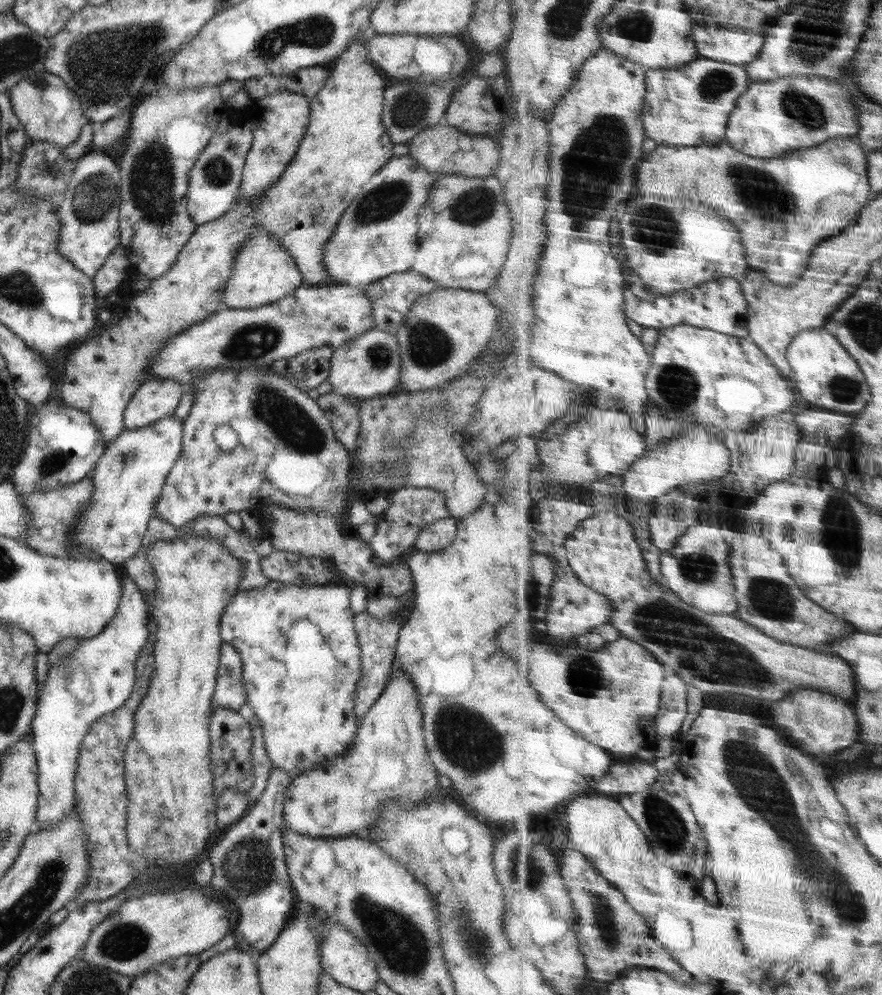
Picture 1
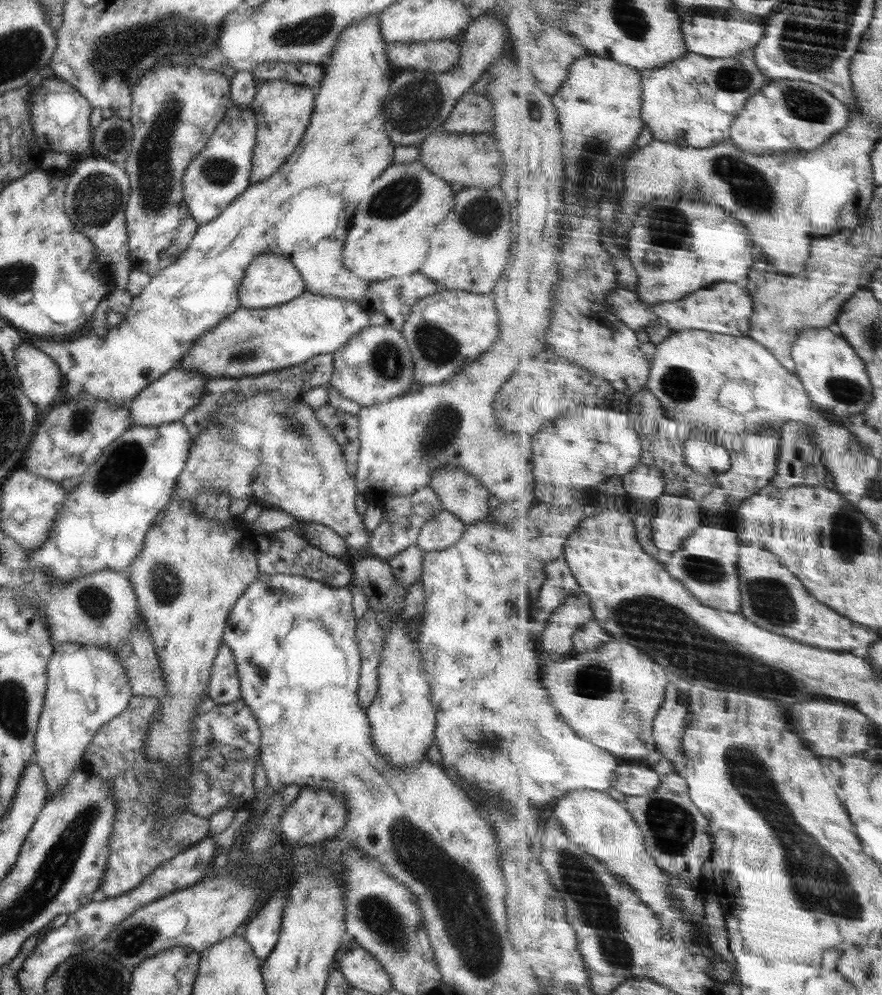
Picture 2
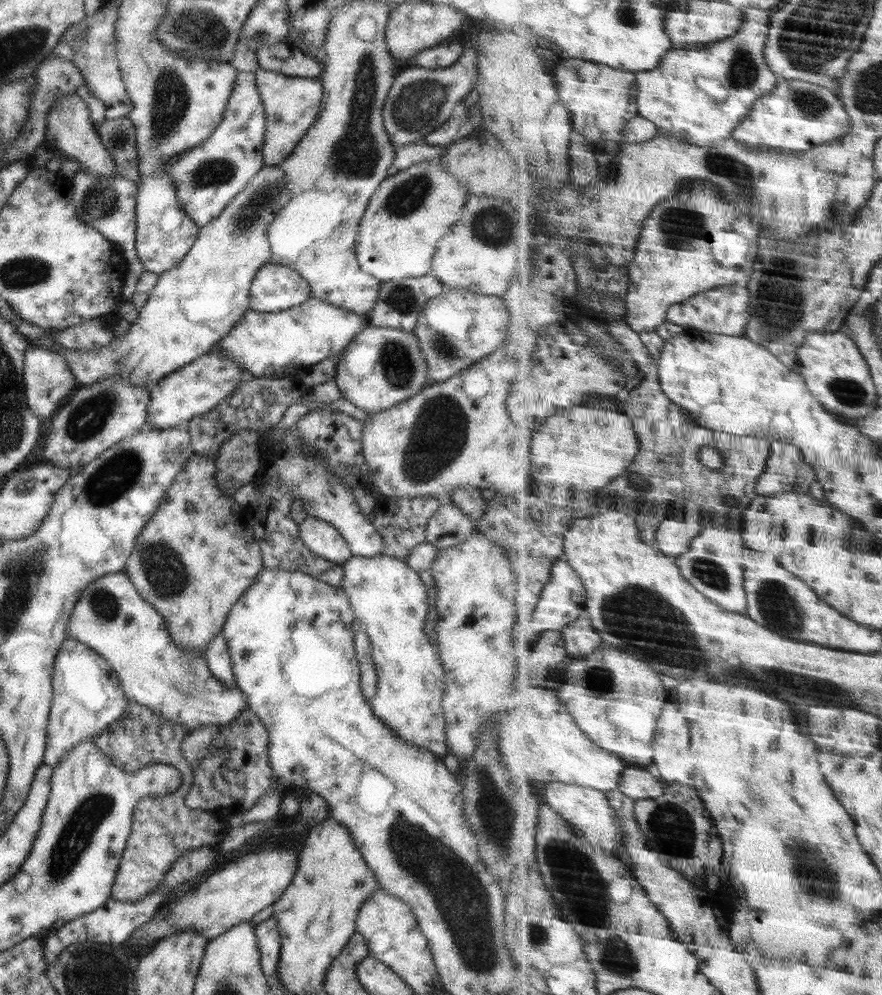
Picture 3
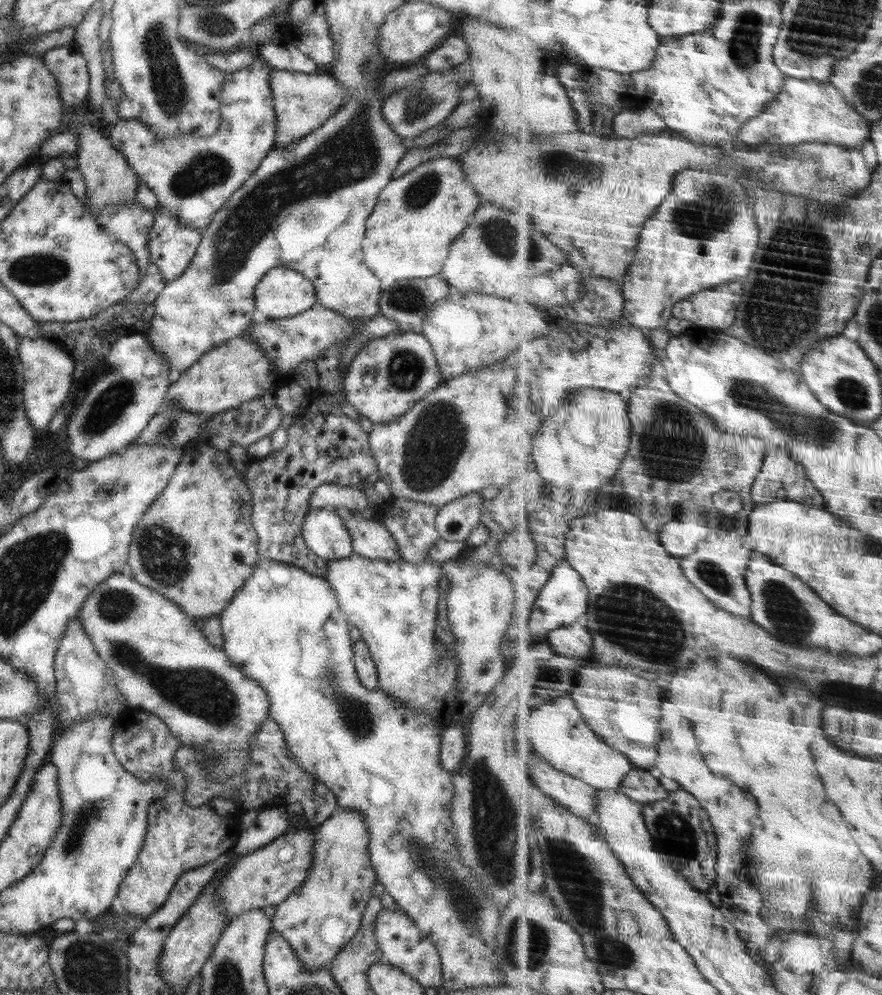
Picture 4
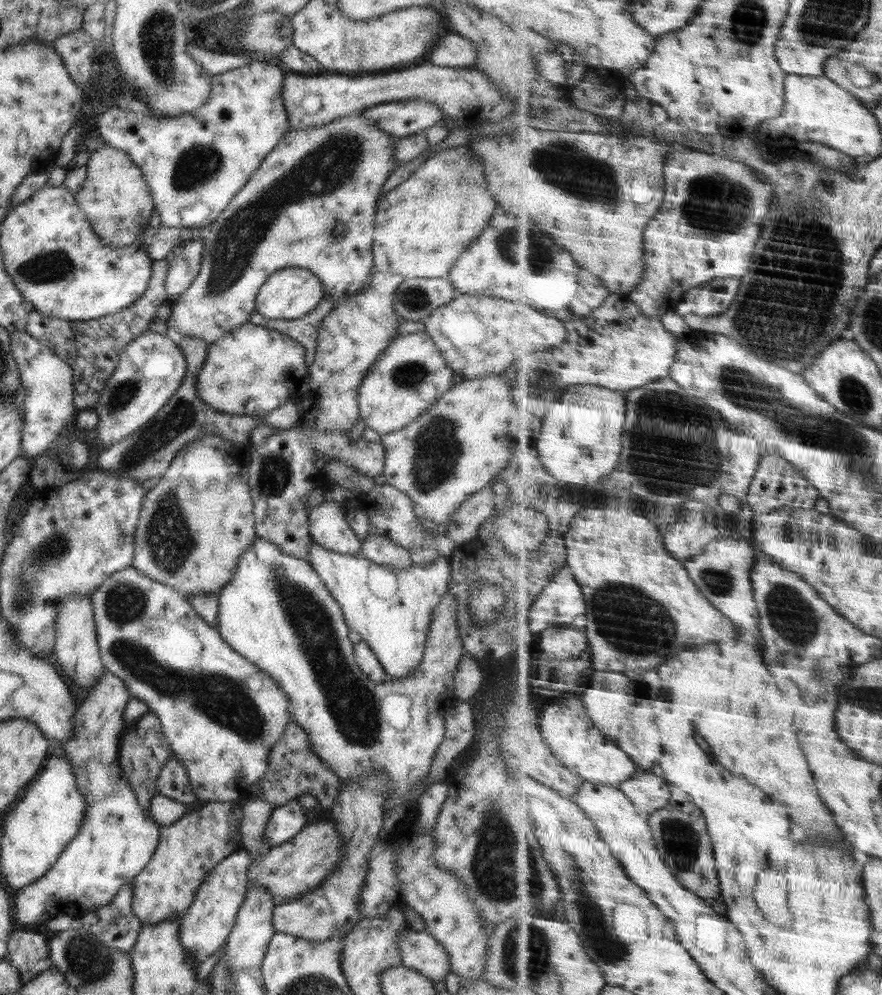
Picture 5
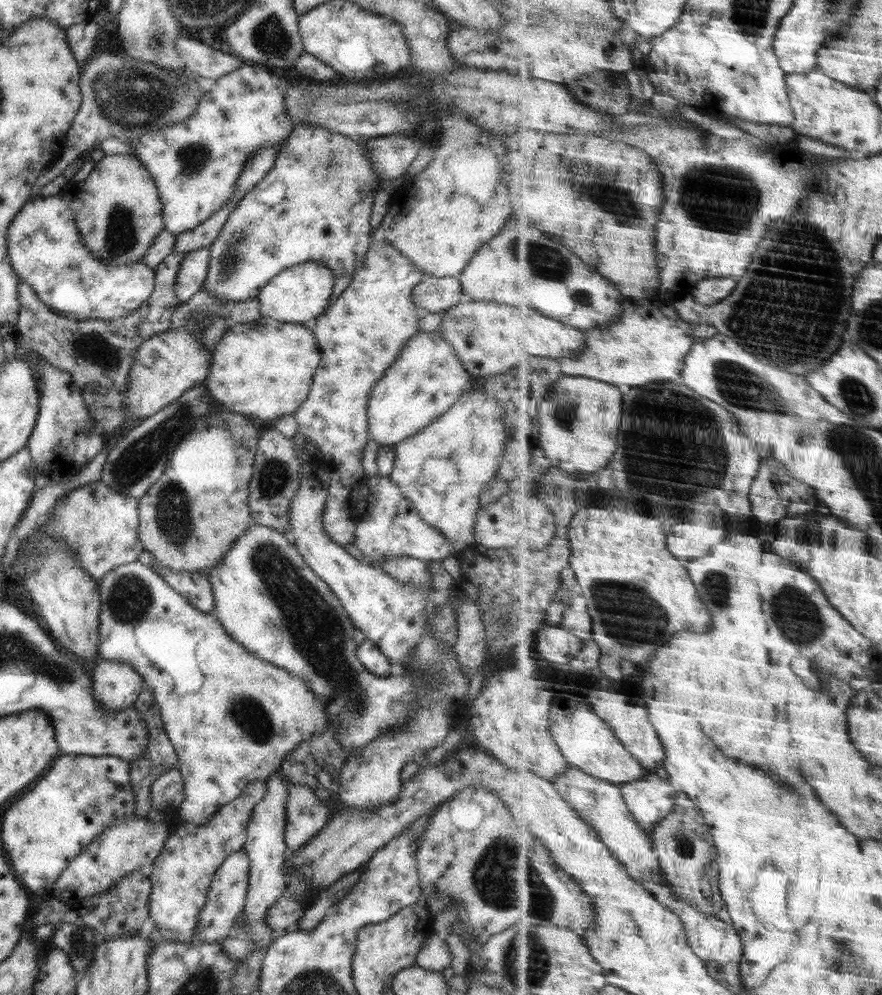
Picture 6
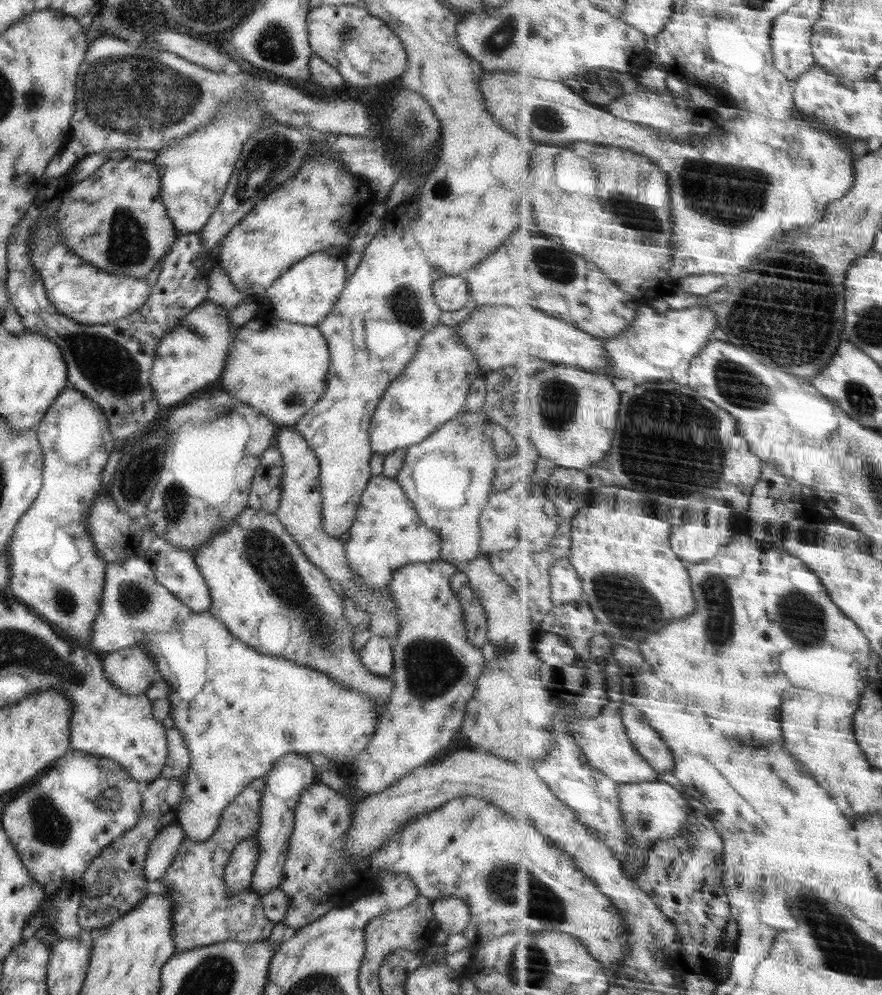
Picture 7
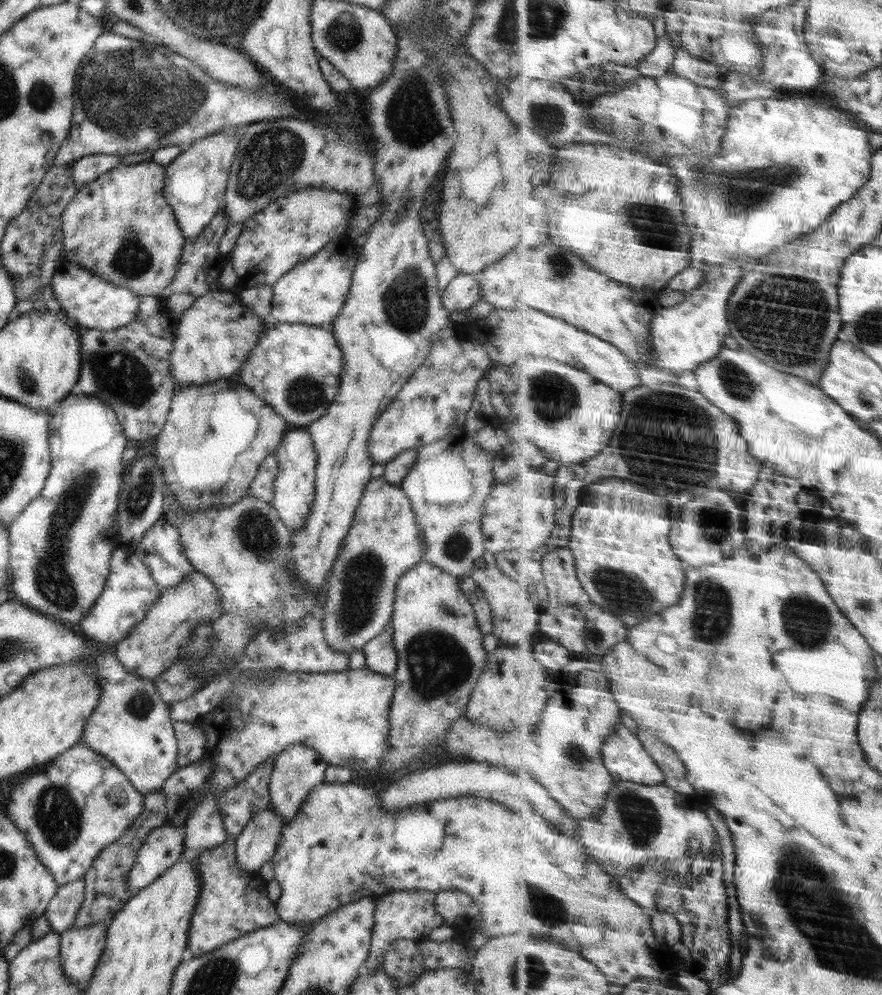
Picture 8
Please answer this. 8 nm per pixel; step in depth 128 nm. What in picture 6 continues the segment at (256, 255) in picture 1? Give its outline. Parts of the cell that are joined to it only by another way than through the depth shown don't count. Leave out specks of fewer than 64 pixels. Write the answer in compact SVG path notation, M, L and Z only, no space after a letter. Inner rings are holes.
M312 261L291 266L276 275L260 292L259 310L262 317L287 323L309 324L327 309L337 280L330 267Z

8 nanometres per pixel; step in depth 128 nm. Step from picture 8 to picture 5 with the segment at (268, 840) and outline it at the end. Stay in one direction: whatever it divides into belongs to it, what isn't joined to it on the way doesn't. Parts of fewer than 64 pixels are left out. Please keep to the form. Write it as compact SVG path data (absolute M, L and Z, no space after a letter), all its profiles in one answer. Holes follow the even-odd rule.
M244 848L234 851L223 858L204 878L200 884L194 902L188 906L186 914L181 918L179 928L180 945L190 953L192 959L202 963L211 954L215 953L234 926L240 906L244 902L248 884L248 866L251 858Z

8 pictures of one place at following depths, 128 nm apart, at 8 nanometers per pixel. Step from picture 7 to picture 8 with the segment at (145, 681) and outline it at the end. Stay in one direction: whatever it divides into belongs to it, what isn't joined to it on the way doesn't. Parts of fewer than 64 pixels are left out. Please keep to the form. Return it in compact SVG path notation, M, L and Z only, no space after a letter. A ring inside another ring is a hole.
M194 570L192 573L184 575L178 586L161 590L160 595L154 601L154 605L148 609L147 615L130 630L126 638L116 645L118 659L126 667L126 671L140 675L144 679L155 679L158 674L176 662L176 656L180 654L182 646L190 640L195 628L210 621L212 612L218 610L218 602L220 602L218 587L204 573Z

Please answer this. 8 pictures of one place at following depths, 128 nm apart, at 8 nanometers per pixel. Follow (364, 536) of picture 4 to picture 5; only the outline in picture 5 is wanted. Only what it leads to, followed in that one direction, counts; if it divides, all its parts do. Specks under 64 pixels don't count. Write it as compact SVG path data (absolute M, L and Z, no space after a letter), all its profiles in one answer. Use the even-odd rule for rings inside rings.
M368 534L362 540L362 556L373 563L394 568L394 570L406 570L412 566L413 561L408 551L389 542L386 536L380 534Z

